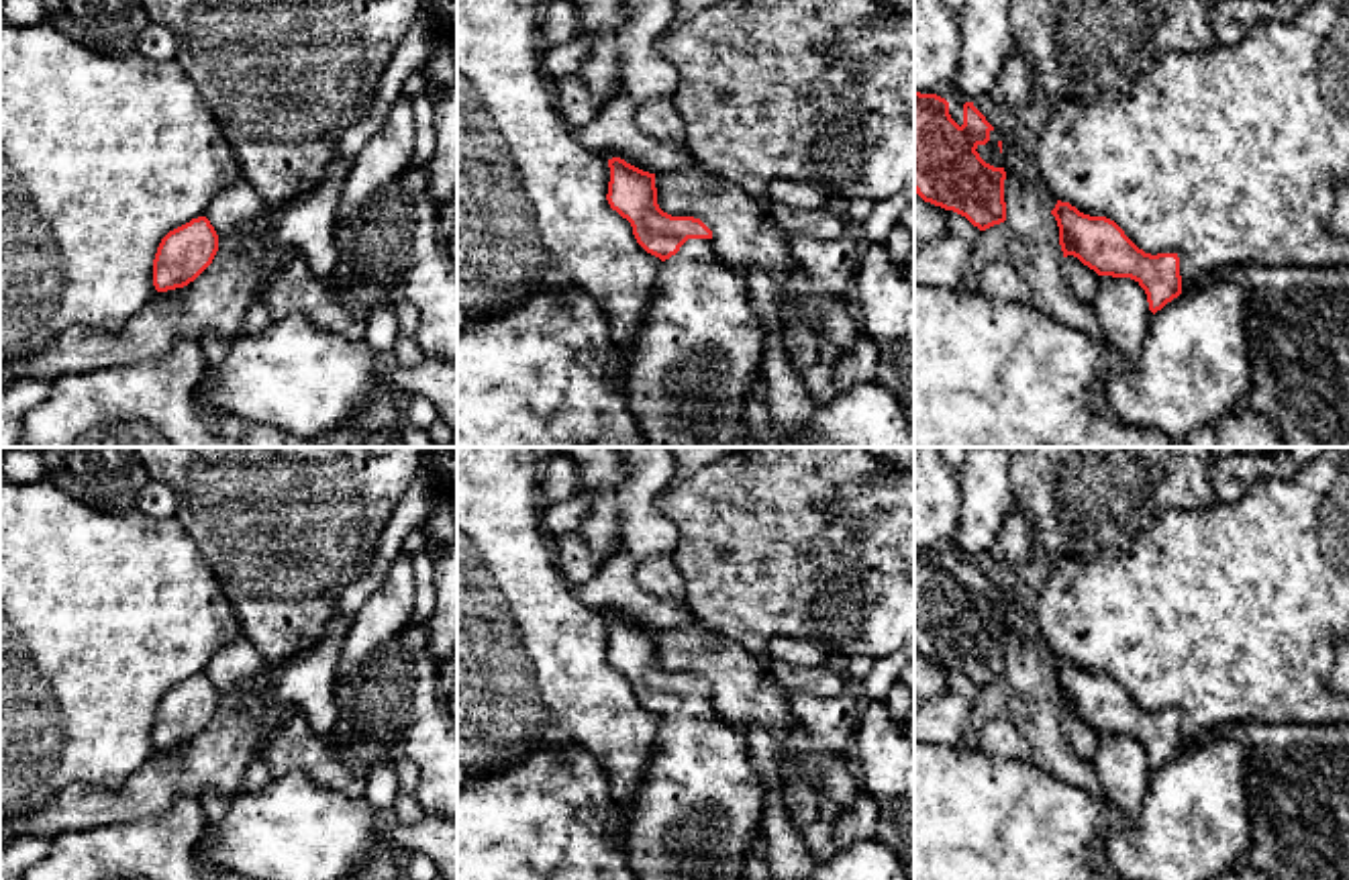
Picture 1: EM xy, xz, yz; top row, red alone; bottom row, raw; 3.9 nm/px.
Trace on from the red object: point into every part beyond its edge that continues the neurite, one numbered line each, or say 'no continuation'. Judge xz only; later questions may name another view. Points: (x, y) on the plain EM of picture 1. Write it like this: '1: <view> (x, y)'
1: xz (701, 807)

